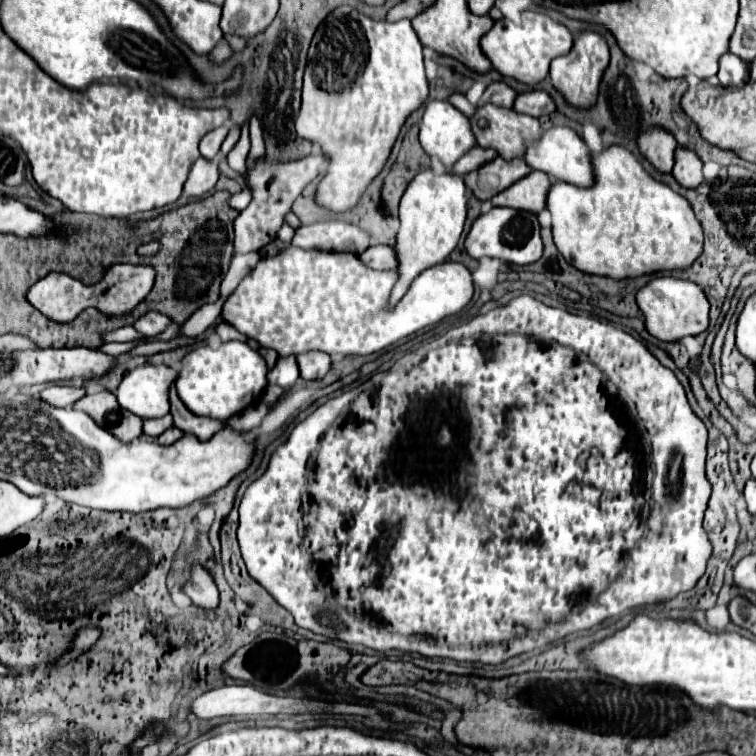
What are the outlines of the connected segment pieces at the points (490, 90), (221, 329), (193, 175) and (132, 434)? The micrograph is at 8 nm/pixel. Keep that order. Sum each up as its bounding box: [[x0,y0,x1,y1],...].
[[478,82,516,108],[216,324,246,342],[184,158,218,196],[74,390,142,442]]

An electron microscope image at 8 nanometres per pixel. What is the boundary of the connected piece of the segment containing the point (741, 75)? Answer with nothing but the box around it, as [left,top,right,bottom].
[718,52,746,86]

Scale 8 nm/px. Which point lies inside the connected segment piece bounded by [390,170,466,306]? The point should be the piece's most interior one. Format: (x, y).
(432, 211)

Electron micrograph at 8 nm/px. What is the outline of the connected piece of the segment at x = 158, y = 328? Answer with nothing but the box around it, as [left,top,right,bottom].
[134,312,170,338]

